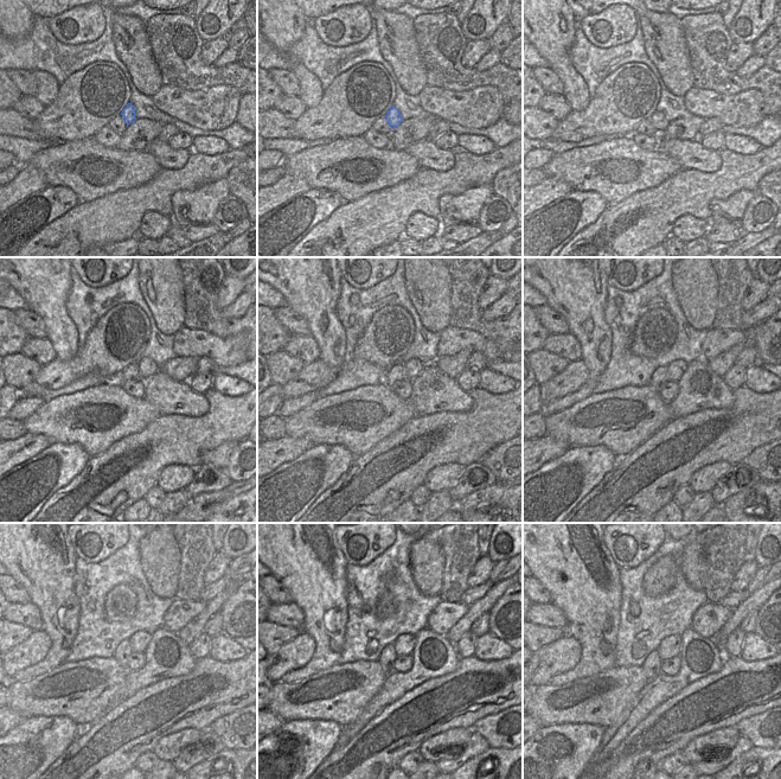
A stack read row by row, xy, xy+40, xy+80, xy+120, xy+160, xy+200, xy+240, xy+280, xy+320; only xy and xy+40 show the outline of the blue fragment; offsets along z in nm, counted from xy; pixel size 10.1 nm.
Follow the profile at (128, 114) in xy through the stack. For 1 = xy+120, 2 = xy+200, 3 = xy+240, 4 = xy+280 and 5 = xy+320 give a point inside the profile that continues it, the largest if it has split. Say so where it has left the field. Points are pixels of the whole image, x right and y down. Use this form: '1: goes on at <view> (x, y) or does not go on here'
1: goes on at xy+120 (135, 388)
2: goes on at xy+200 (669, 389)
3: goes on at xy+240 (136, 661)
4: goes on at xy+280 (402, 664)
5: goes on at xy+320 (671, 666)

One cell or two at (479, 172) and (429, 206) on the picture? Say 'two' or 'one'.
one

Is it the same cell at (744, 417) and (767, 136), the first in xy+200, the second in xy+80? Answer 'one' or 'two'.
two

